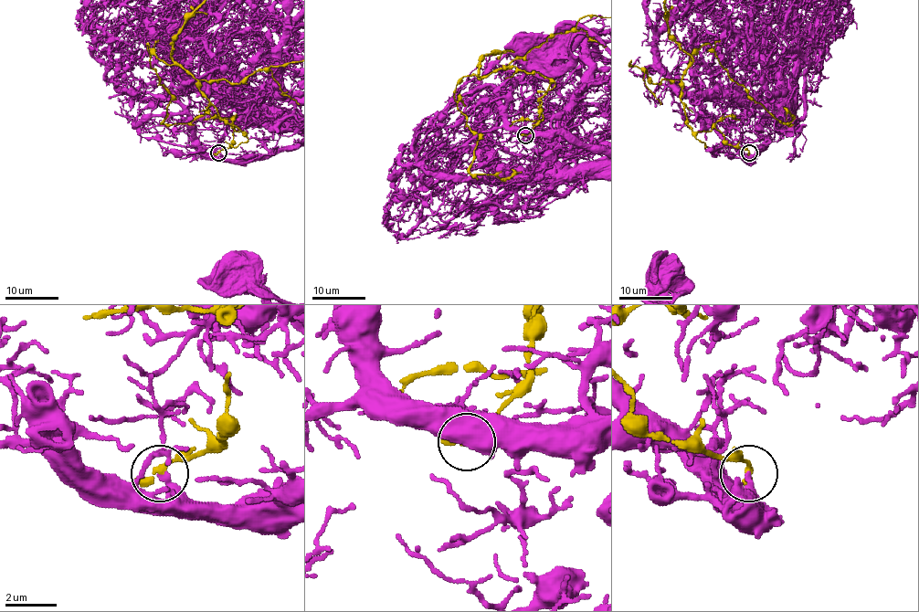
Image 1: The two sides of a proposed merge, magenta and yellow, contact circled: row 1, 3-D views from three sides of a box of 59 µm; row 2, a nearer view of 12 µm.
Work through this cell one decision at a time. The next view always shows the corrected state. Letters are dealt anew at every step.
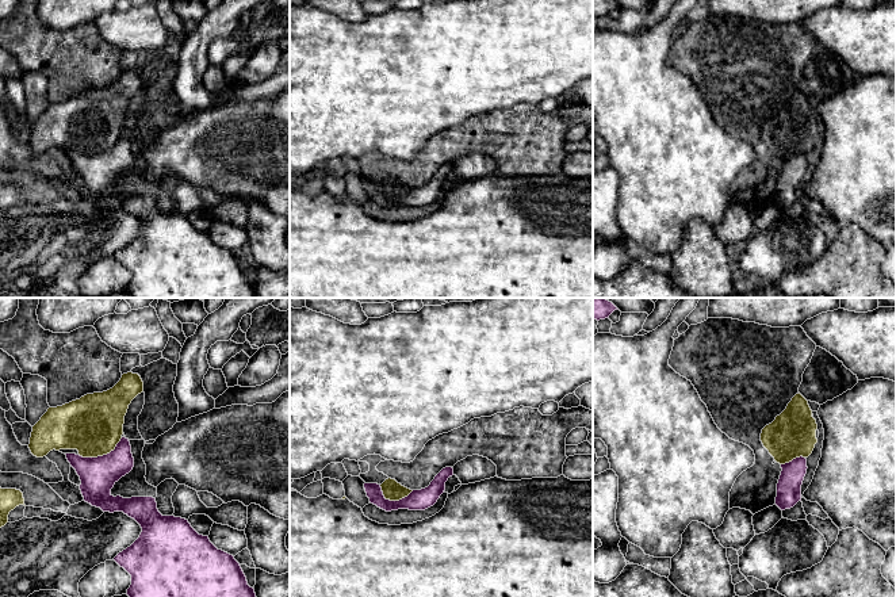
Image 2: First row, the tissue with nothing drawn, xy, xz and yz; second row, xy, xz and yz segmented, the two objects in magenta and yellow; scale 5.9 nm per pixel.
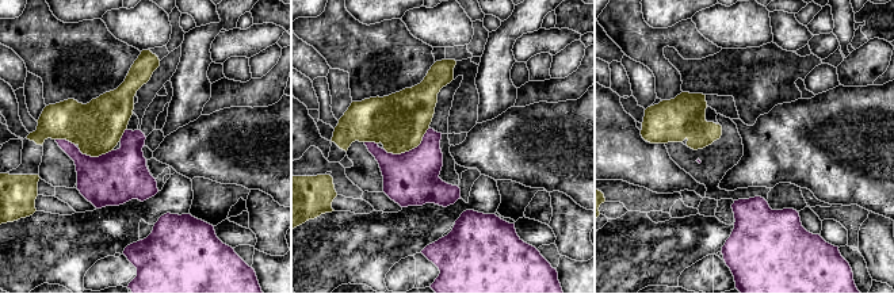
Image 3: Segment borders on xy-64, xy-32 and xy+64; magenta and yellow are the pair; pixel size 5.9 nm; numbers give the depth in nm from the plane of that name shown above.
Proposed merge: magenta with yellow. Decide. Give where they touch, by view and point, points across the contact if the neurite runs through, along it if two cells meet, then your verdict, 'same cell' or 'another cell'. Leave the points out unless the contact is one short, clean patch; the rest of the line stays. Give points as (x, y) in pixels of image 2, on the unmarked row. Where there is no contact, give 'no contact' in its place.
meets magenta in xy at (103, 152); border along xy (122, 134), (106, 150), (96, 153), (79, 152); another cell

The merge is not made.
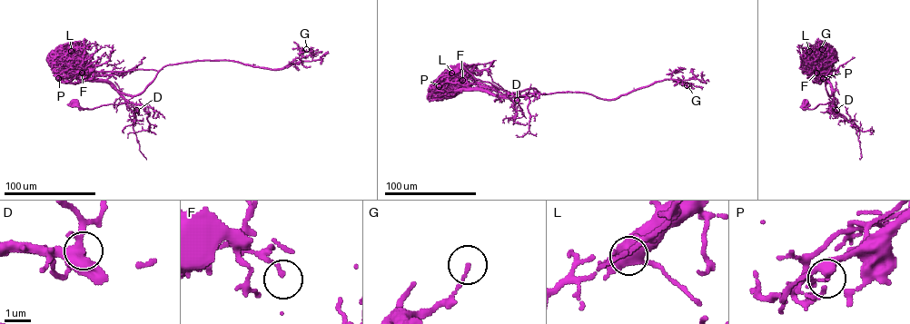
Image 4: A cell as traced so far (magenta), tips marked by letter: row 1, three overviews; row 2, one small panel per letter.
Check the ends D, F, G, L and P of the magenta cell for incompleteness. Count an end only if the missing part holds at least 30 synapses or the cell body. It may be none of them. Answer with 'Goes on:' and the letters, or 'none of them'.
Goes on: none of them

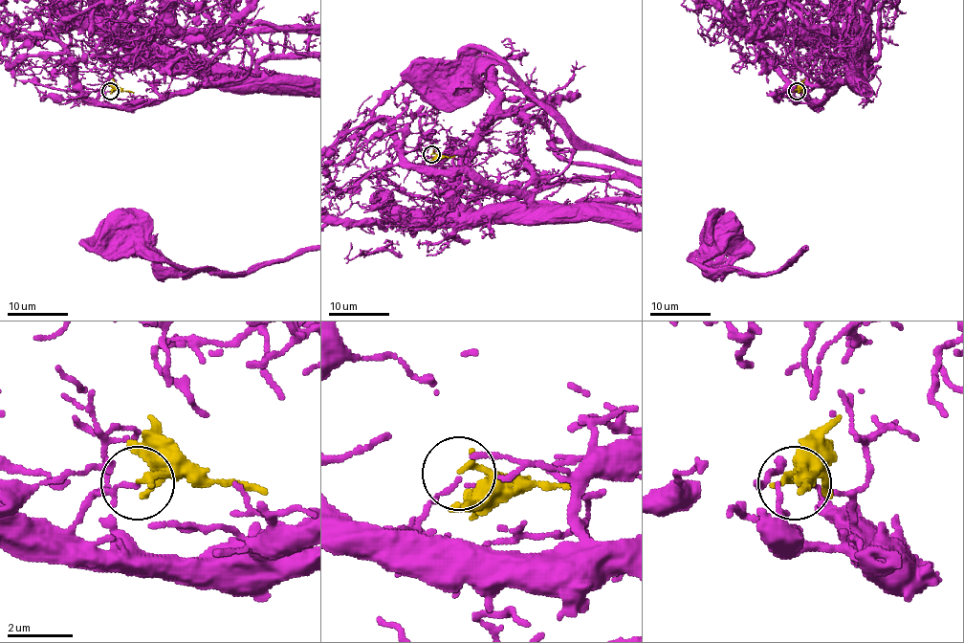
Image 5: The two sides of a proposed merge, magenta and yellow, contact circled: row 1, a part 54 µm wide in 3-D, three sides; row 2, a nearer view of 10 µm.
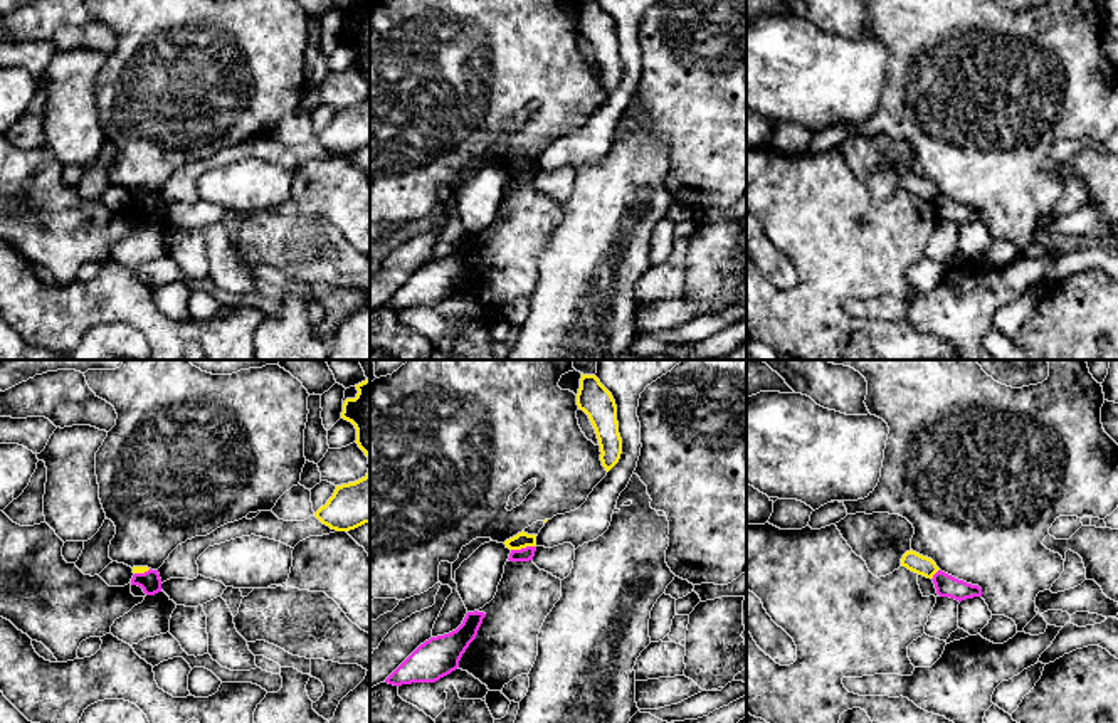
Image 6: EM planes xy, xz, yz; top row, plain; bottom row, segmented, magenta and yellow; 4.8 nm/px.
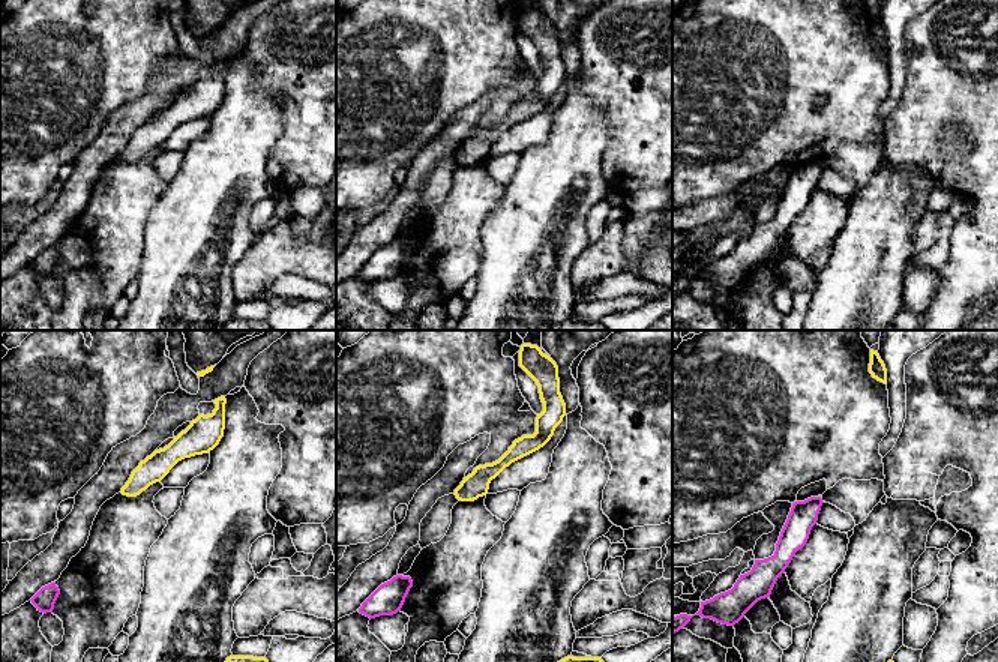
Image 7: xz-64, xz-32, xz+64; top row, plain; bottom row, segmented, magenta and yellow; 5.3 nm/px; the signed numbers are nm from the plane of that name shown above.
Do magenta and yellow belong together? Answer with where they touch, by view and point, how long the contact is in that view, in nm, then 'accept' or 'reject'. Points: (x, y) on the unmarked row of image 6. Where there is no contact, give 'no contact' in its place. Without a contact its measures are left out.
xz (523, 172) | 120 nm | reject

